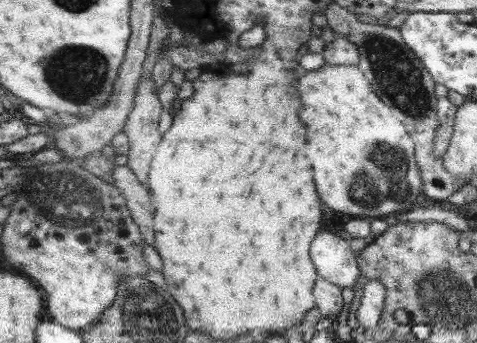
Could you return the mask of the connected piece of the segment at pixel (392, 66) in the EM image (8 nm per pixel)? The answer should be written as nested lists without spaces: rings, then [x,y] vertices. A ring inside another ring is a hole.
[[[329,8],[325,10],[325,18],[335,34],[343,35],[349,43],[357,47],[359,62],[356,67],[364,73],[365,80],[371,85],[373,92],[388,105],[392,115],[405,125],[408,135],[416,143],[416,159],[420,165],[427,202],[445,200],[457,191],[459,183],[451,177],[449,171],[445,171],[442,158],[433,156],[434,138],[440,121],[437,117],[435,81],[428,69],[404,43],[397,27],[360,22],[345,8]]]

